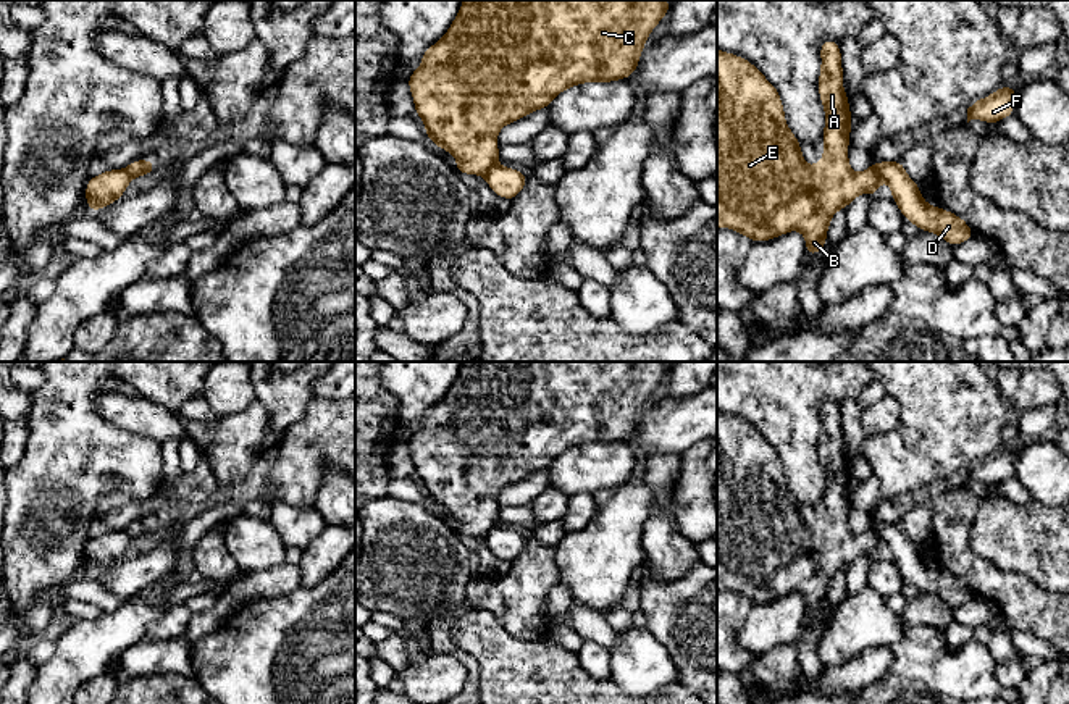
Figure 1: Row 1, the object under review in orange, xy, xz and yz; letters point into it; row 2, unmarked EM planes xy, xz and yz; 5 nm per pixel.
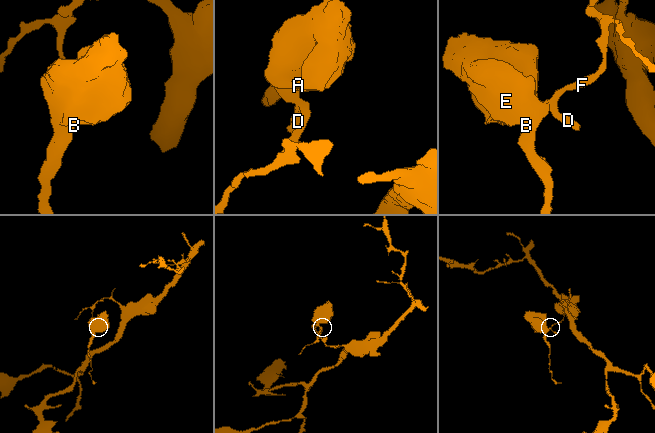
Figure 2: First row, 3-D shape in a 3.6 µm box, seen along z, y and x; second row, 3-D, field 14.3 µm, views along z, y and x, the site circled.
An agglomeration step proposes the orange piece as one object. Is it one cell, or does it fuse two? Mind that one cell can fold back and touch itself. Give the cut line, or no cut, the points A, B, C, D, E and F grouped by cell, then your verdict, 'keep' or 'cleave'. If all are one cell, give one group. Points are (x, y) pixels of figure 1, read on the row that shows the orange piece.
cut yz (872, 165), (884, 178); groups A B C E / D F; cleave

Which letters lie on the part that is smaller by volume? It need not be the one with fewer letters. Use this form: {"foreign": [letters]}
{"foreign": ["A", "B", "C", "E"]}

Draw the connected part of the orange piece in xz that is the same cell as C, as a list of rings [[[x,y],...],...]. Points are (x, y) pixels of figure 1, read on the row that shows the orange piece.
[[[463,0],[455,19],[441,40],[423,52],[421,65],[410,74],[407,84],[415,103],[415,113],[423,119],[426,137],[457,158],[455,170],[463,174],[484,174],[499,158],[497,132],[536,110],[547,108],[565,89],[583,82],[614,82],[630,78],[639,63],[646,39],[669,13],[667,0]]]

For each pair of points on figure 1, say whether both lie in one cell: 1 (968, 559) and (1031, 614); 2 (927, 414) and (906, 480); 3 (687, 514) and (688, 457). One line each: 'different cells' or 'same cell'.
1: same cell
2: same cell
3: same cell

